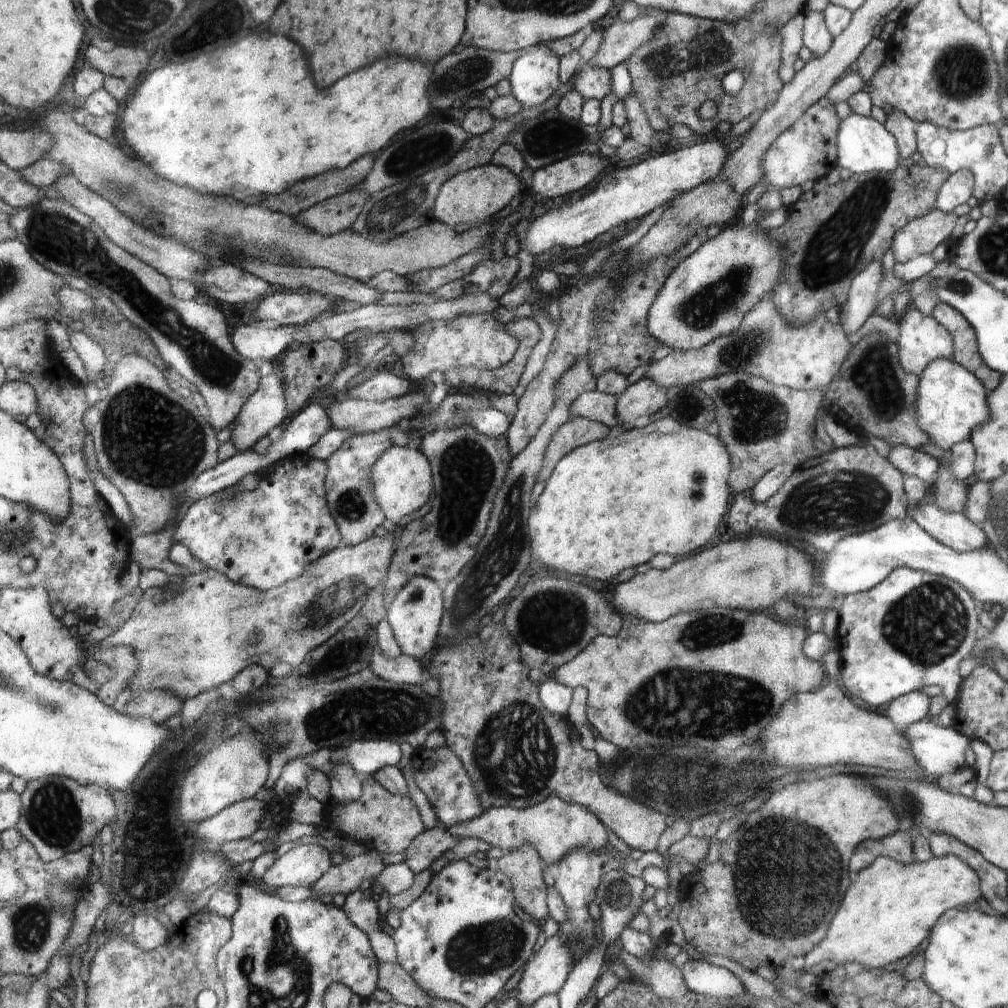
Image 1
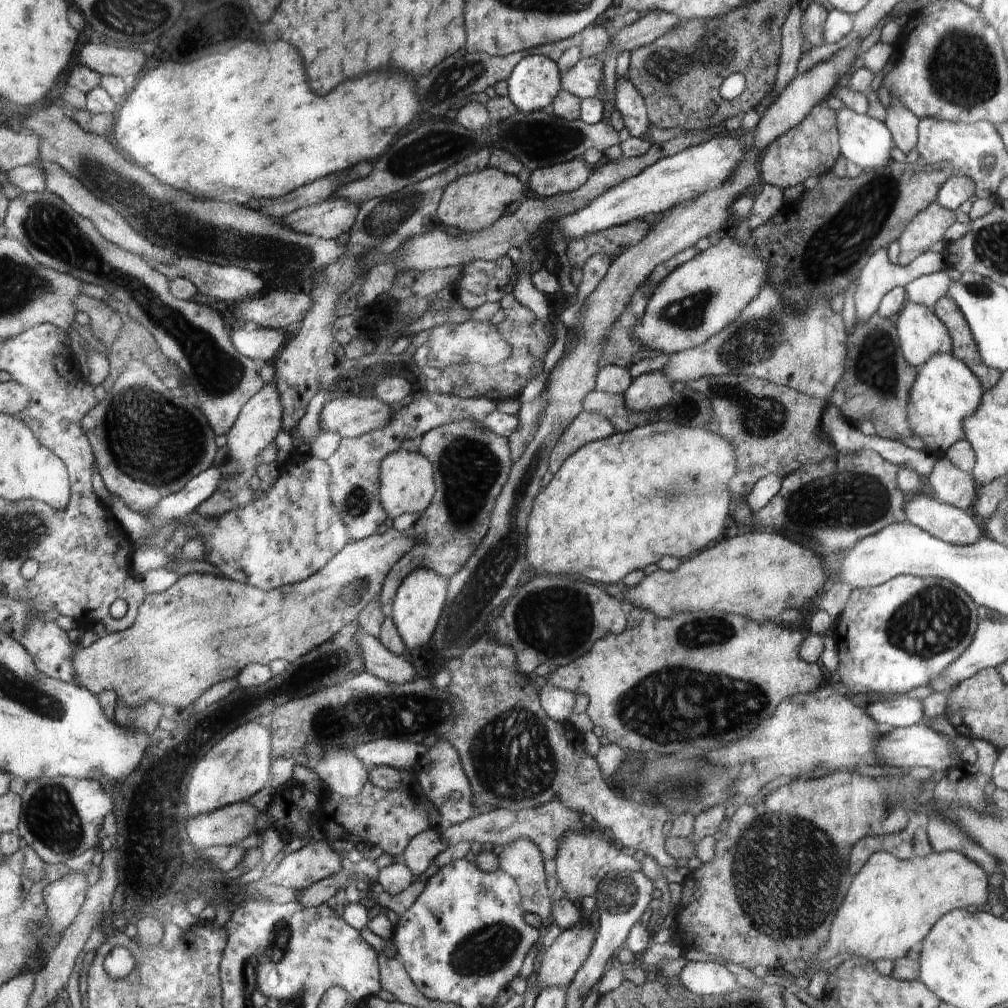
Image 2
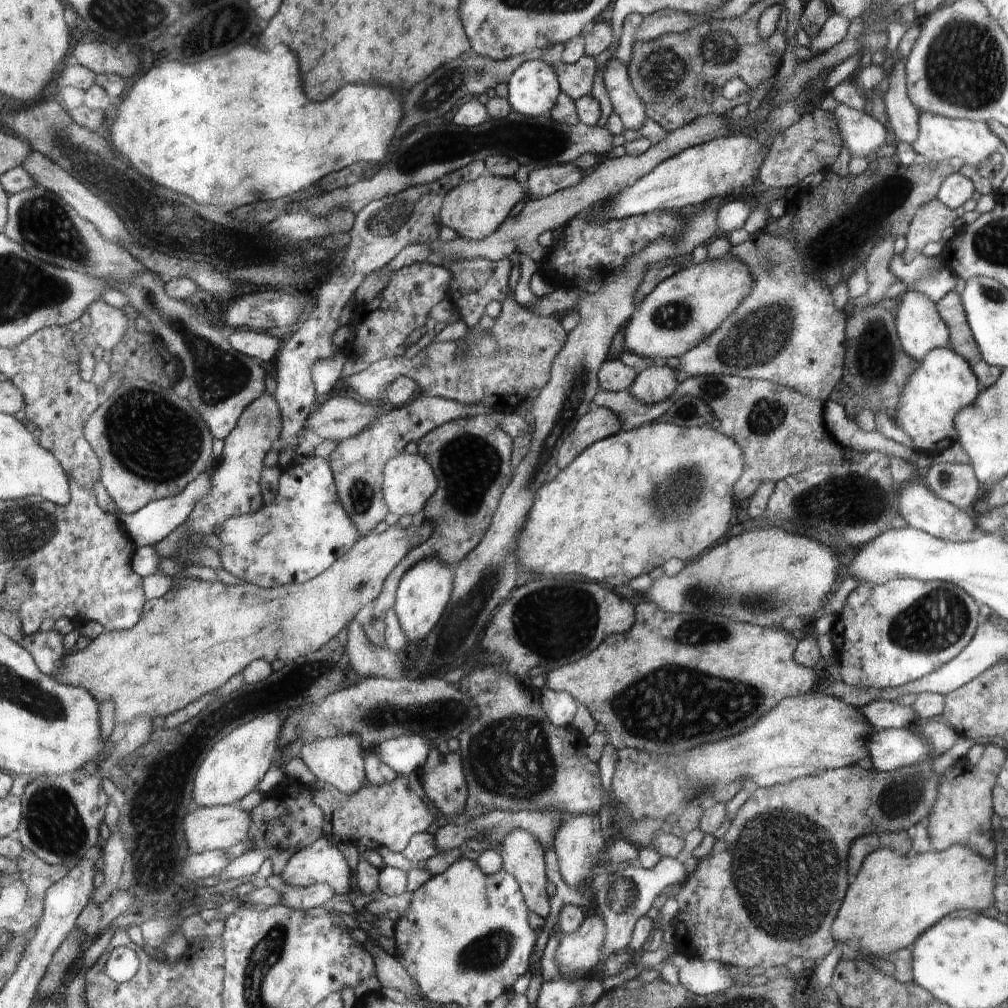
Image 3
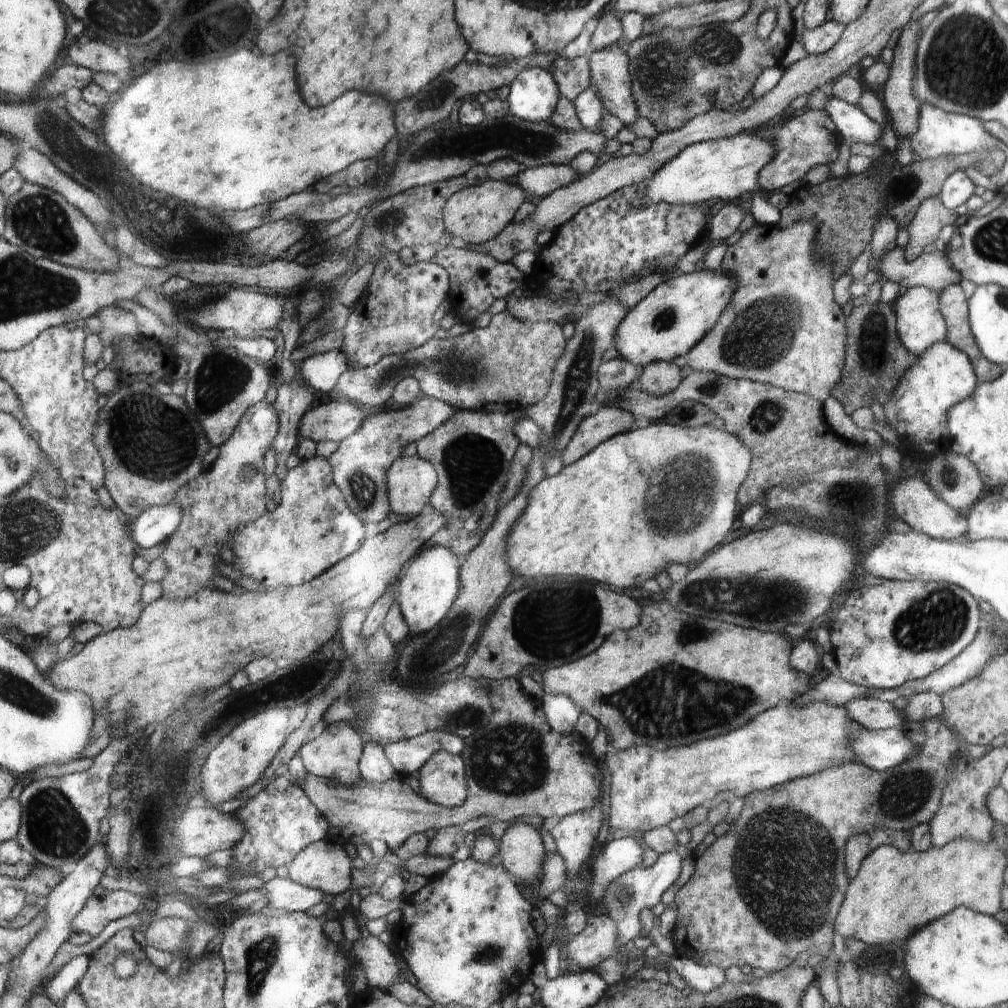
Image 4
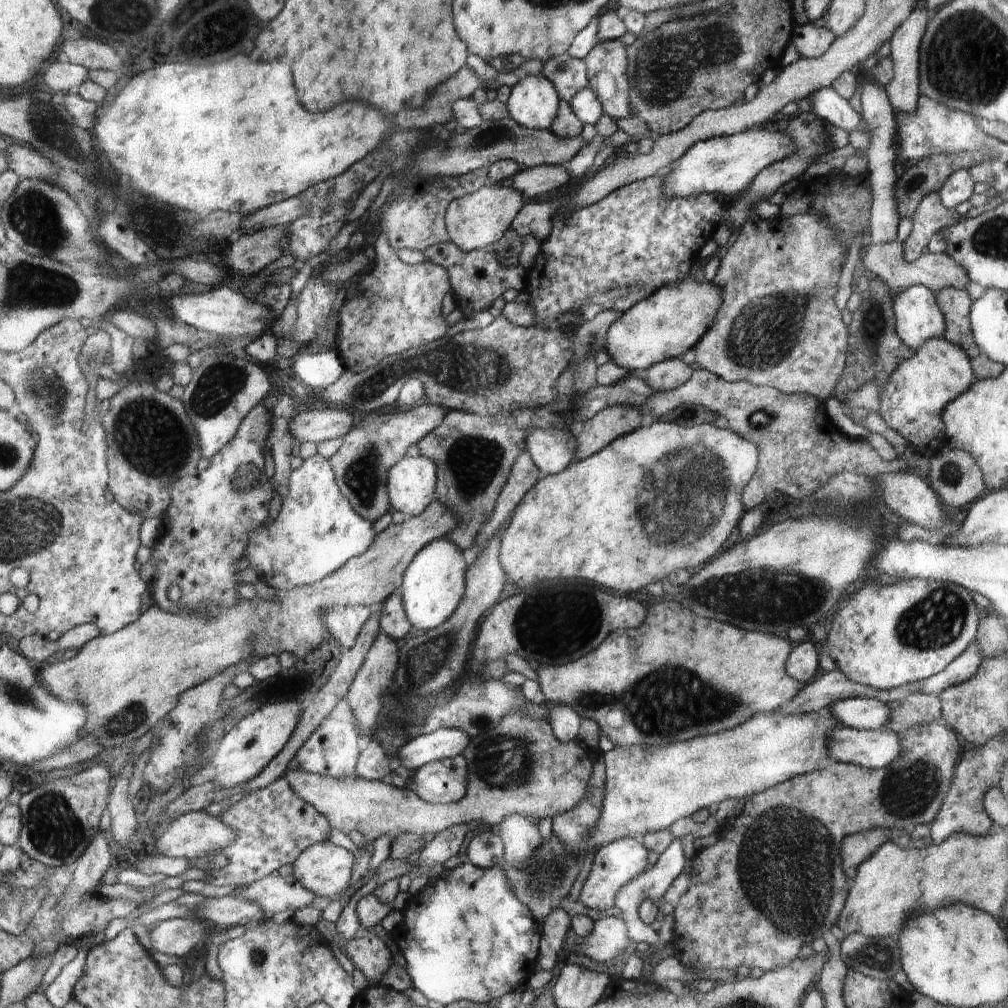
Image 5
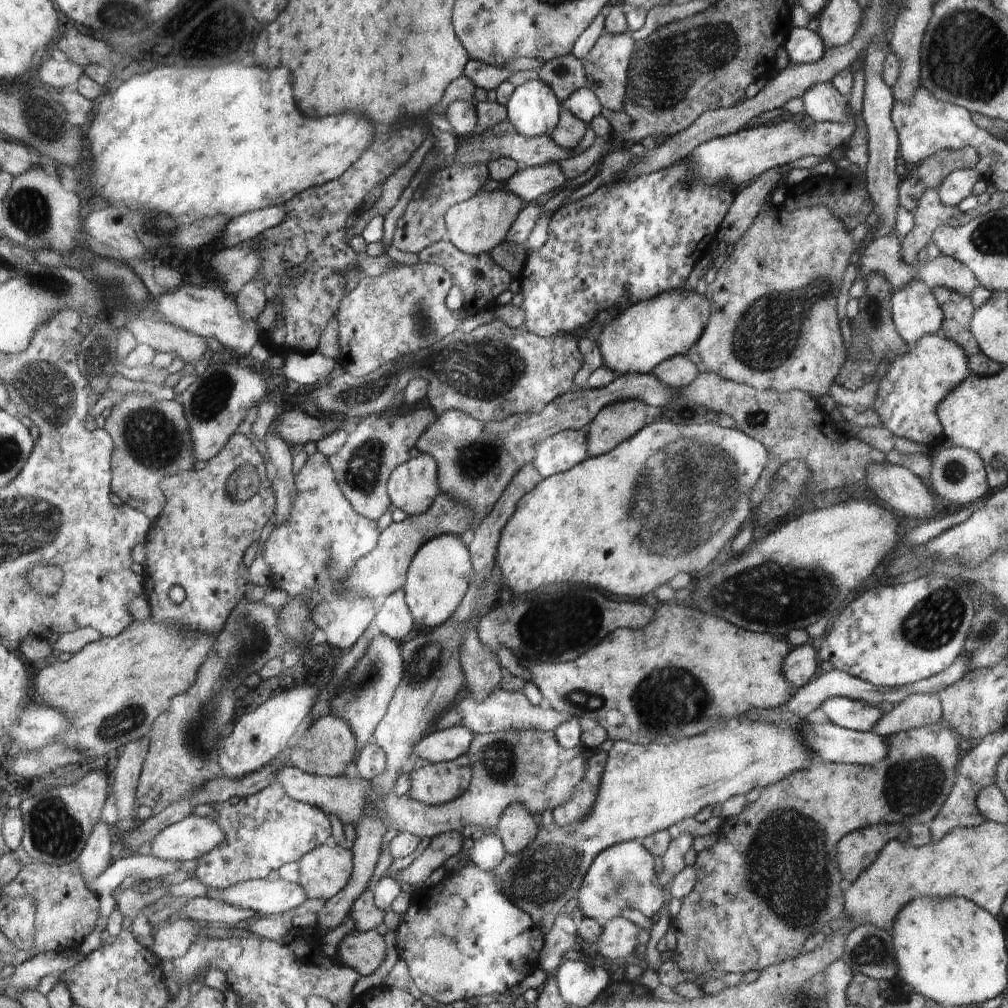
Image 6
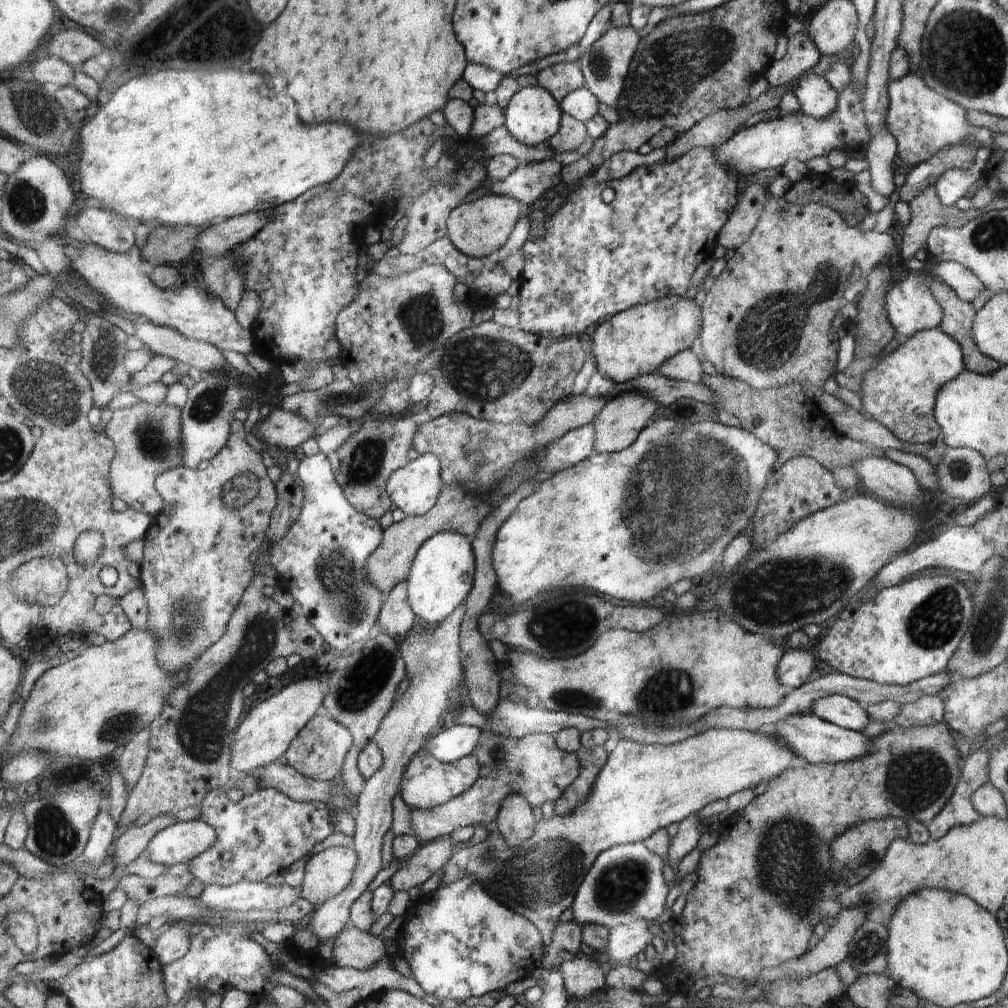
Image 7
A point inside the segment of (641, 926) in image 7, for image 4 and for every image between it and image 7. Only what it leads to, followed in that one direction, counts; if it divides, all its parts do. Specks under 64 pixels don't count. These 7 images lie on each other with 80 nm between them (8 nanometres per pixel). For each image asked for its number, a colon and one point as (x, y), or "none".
4: (598, 941)
5: (610, 936)
6: (619, 938)

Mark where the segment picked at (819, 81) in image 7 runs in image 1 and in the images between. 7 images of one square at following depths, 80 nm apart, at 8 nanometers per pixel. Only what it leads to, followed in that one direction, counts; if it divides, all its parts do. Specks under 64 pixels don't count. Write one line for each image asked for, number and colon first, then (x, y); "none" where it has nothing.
1: (864, 145)
2: (864, 141)
3: (861, 133)
4: (850, 120)
5: (827, 104)
6: (822, 102)

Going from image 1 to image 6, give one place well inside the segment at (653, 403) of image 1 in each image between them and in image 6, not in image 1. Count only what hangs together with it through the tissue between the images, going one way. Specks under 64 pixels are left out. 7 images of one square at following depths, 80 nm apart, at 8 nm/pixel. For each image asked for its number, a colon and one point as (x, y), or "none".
2: (650, 391)
3: (655, 383)
4: (660, 378)
5: (666, 375)
6: (678, 371)

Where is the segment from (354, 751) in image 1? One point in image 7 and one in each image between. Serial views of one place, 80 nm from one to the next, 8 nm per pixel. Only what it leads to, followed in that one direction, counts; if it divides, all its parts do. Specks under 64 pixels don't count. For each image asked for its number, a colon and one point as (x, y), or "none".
2: (396, 753)
3: (406, 754)
4: (408, 756)
5: (446, 743)
6: (447, 744)
7: (456, 741)

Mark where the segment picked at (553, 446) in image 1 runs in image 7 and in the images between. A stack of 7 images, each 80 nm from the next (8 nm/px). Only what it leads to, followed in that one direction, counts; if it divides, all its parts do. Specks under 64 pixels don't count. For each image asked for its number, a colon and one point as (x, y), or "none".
2: (586, 427)
3: (600, 422)
4: (608, 421)
5: (592, 436)
6: (616, 423)
7: (618, 424)

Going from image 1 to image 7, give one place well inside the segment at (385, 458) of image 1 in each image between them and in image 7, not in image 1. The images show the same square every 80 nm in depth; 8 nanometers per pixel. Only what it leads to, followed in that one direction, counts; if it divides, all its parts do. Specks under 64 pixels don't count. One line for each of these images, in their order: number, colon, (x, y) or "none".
2: (406, 480)
3: (409, 483)
4: (411, 480)
5: (412, 484)
6: (413, 486)
7: (414, 488)

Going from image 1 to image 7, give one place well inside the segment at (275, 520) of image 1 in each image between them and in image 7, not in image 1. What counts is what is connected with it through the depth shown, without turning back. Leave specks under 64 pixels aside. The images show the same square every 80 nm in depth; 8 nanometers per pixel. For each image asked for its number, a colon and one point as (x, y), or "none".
2: (285, 535)
3: (305, 530)
4: (312, 529)
5: (317, 532)
6: (310, 556)
7: (323, 556)

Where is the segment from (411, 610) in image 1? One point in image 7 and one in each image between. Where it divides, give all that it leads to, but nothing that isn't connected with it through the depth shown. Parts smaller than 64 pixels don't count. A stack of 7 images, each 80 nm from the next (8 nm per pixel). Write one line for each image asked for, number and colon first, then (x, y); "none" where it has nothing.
2: (415, 612)
3: (424, 591)
4: (425, 592)
5: (433, 586)
6: (437, 580)
7: (442, 572)

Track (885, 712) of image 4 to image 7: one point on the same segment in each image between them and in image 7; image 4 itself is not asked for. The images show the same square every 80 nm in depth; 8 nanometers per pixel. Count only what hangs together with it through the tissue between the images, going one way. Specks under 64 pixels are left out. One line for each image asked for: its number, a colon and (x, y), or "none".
5: (860, 713)
6: (845, 712)
7: (841, 710)

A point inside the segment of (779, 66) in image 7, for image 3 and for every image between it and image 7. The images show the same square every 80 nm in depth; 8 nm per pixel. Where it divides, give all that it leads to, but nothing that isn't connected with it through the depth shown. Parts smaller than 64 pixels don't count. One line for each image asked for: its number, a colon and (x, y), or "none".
3: (835, 29)
4: (820, 39)
5: (811, 40)
6: (804, 46)

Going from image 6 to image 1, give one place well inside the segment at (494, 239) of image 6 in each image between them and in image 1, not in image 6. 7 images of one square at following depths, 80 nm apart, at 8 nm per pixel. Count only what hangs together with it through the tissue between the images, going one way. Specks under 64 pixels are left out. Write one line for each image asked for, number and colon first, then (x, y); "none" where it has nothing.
1: (473, 196)
2: (473, 202)
3: (476, 209)
4: (478, 214)
5: (474, 221)

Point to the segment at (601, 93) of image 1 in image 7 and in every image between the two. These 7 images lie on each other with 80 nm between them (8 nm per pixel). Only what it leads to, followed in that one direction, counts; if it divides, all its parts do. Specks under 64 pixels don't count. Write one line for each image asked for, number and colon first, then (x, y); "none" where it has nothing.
2: (582, 80)
3: (576, 79)
4: (573, 77)
5: (569, 75)
6: (566, 74)
7: (560, 79)

